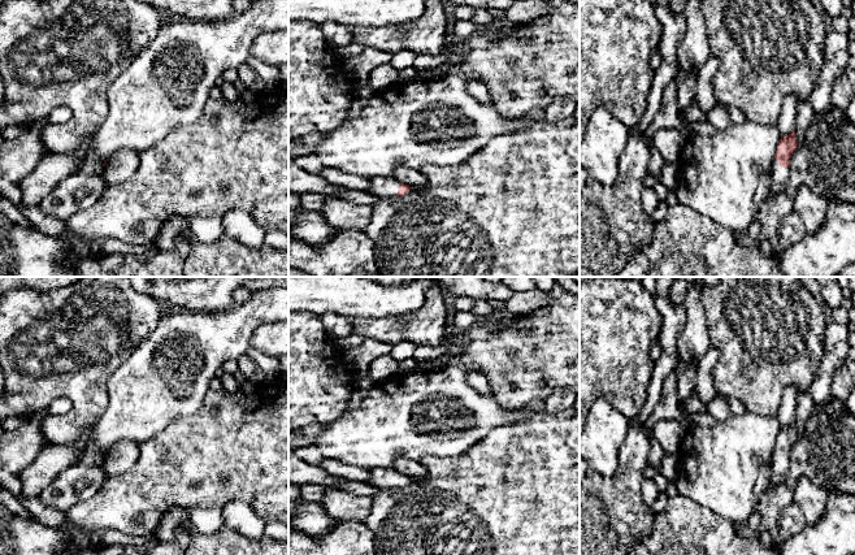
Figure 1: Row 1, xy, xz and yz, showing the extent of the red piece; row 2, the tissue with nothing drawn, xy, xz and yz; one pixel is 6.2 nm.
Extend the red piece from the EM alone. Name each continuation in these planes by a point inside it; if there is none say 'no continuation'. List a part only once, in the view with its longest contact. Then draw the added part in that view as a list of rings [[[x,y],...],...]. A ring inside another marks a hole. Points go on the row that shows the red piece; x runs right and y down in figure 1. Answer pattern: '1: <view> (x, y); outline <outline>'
1: yz (780, 176); outline [[[773,156],[771,174],[772,174],[772,181],[771,181],[769,194],[778,194],[786,187],[789,182],[790,168],[781,168],[780,162],[776,160],[776,156]]]

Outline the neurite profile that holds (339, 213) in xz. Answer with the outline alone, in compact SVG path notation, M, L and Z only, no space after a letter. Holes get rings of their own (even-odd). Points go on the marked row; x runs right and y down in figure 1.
M329 196L321 209L326 222L339 230L365 231L374 211L374 204L357 204L337 196Z

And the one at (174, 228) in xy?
M172 217L161 226L157 250L168 251L173 248L177 240L185 234L191 233L188 222L183 217Z

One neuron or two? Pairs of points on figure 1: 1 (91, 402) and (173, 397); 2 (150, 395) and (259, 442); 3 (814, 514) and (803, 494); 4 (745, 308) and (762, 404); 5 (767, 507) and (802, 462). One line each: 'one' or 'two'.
1: two
2: two
3: one
4: one
5: one

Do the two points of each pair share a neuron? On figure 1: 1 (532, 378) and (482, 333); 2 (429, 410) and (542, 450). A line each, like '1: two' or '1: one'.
1: two
2: two

